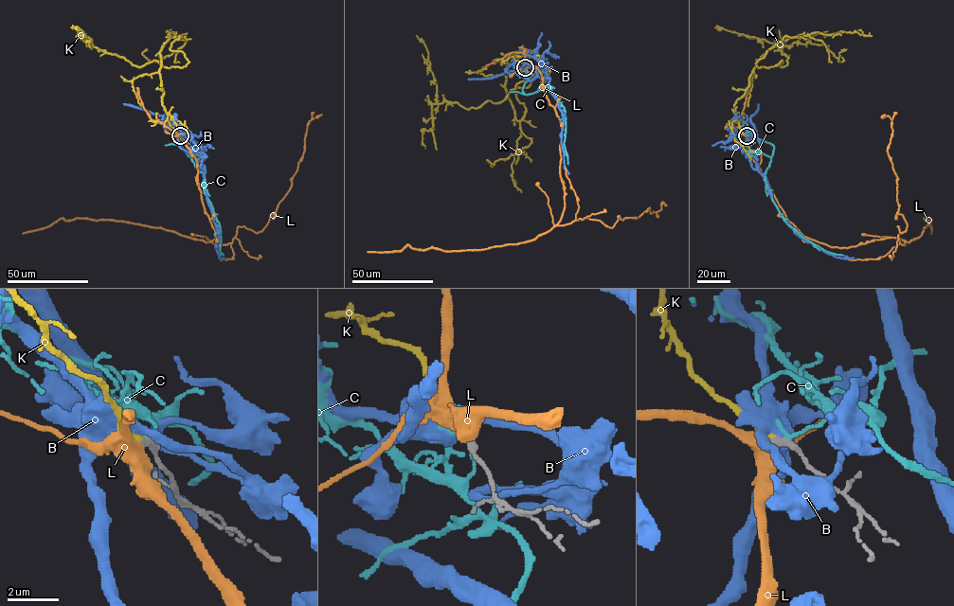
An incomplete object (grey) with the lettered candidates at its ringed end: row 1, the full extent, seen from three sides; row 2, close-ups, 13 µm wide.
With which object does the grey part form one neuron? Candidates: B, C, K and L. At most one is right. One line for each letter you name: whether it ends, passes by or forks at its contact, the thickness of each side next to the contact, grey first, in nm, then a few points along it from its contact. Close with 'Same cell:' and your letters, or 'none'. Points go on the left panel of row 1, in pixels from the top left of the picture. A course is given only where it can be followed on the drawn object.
K: it ends there; 360 nm thick on the grey side, 360 nm on the other; it runs (180, 135), (159, 71), (161, 47), (180, 36), (170, 49), (186, 66), (136, 66), (73, 28)
Same cell: K

